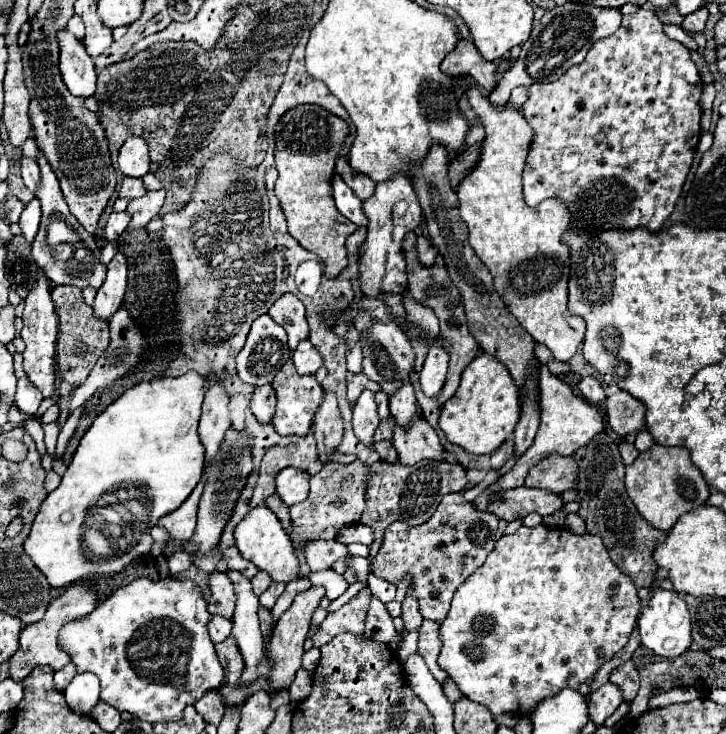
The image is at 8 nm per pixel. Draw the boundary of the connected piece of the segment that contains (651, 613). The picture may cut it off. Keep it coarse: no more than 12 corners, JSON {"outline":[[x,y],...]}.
{"outline":[[671,591],[639,615],[641,645],[679,657],[693,643],[687,603]]}

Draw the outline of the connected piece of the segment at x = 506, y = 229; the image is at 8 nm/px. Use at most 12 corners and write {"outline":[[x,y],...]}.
{"outline":[[467,95],[487,131],[457,187],[469,245],[519,325],[569,361],[571,221],[525,203],[533,129]]}

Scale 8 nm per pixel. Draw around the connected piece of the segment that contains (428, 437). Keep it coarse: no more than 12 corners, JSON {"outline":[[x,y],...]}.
{"outline":[[421,417],[395,425],[399,463],[445,459],[437,433]]}

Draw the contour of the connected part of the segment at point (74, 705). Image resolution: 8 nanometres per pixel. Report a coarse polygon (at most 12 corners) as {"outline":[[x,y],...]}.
{"outline":[[73,677],[63,695],[71,711],[91,715],[101,701],[99,679]]}

